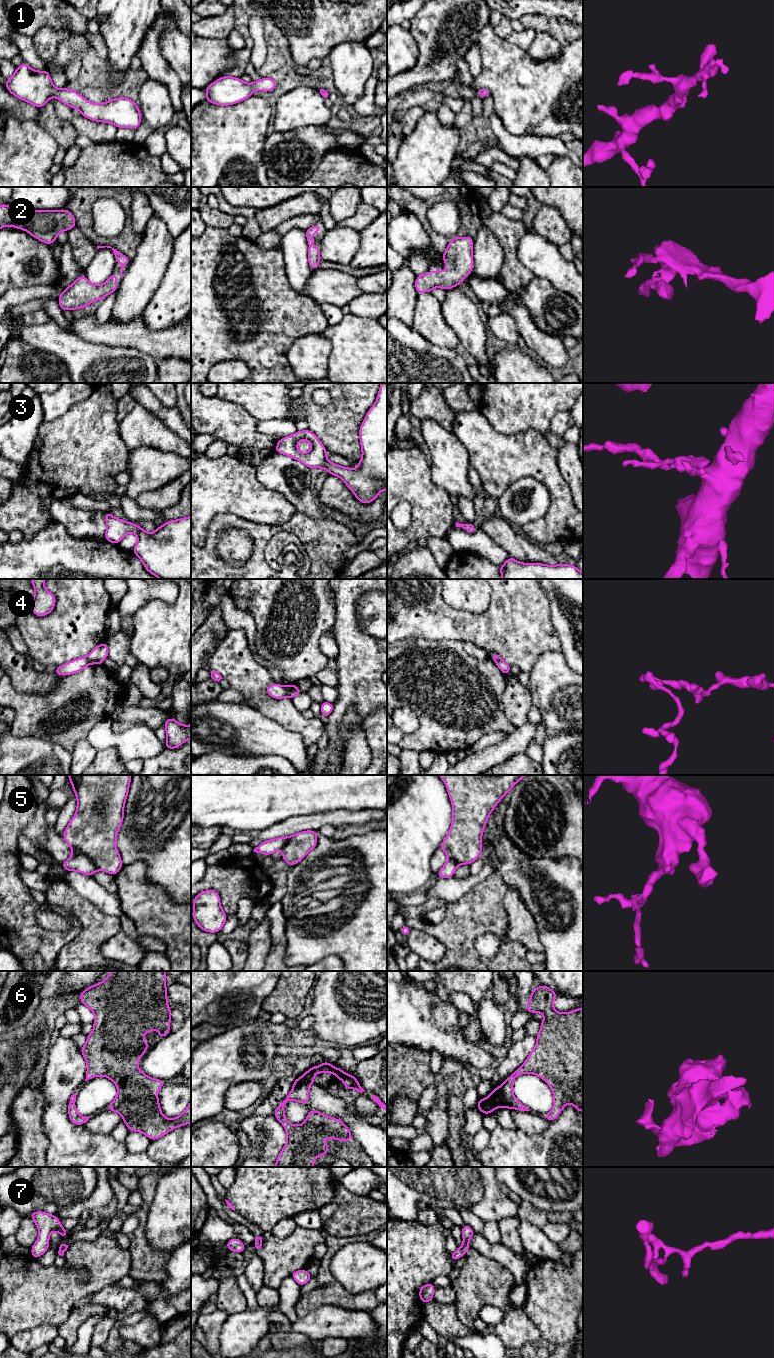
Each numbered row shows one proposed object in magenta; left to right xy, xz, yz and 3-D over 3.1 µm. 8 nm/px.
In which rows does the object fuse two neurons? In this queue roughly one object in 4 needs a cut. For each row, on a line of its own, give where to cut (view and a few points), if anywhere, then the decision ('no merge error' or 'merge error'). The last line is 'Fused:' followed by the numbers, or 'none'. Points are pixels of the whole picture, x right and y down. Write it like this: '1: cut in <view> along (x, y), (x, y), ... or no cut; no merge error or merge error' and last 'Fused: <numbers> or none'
1: no cut; no merge error
2: no cut; no merge error
3: no cut; no merge error
4: cut in xz along (285, 687), (289, 696); merge error
5: cut in xy along (71, 845), (74, 845), (84, 853), (98, 869); merge error
6: no cut; no merge error
7: no cut; no merge error
Fused: 4, 5

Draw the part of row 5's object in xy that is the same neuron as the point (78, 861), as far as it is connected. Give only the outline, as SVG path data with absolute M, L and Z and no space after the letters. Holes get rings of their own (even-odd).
M71 846L72 856L61 863L61 866L67 871L78 871L80 873L93 876L93 874L98 870L93 864L92 860L85 854L80 852L75 846Z

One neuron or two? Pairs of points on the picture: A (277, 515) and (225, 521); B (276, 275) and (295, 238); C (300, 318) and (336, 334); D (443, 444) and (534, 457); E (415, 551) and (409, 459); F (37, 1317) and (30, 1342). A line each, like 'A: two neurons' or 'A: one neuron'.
A: two neurons
B: two neurons
C: two neurons
D: two neurons
E: two neurons
F: two neurons

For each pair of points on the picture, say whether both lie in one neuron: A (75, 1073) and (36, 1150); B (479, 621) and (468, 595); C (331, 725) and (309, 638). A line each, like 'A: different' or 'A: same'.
A: different
B: different
C: different

